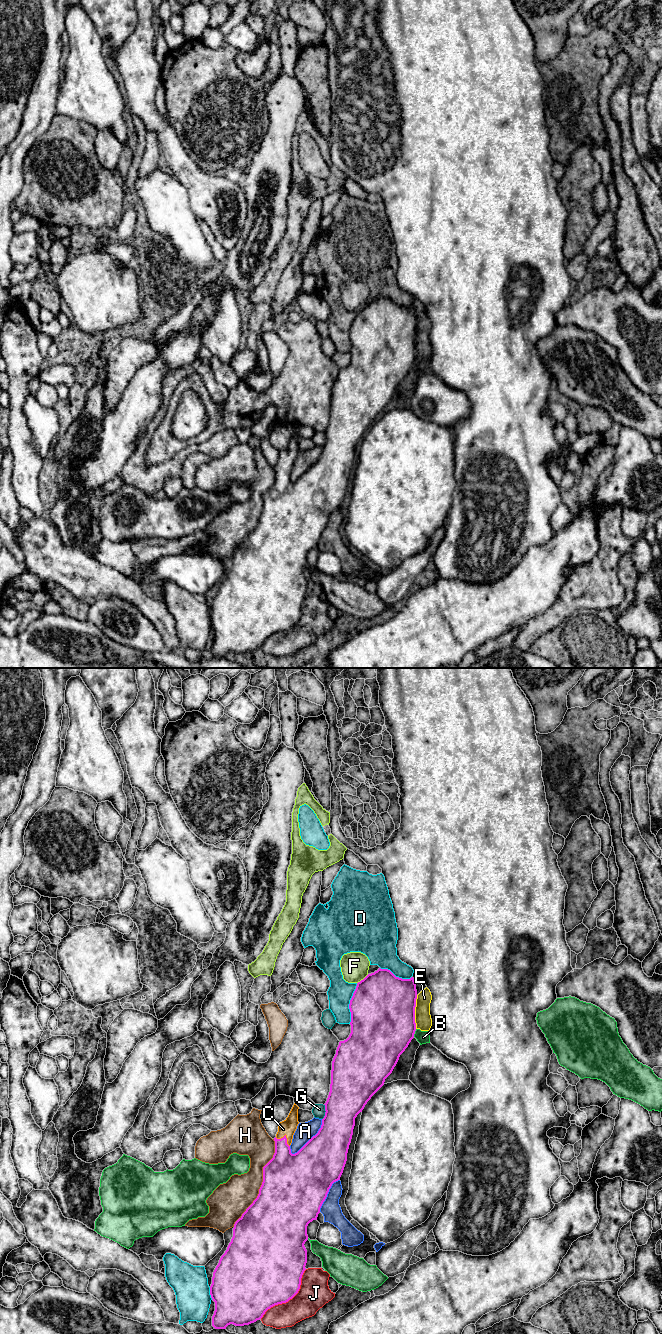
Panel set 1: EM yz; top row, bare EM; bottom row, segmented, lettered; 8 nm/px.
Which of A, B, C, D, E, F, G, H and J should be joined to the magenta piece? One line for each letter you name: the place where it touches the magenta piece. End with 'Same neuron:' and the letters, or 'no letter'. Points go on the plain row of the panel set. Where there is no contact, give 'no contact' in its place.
C: yz (285, 465)
Same neuron: C

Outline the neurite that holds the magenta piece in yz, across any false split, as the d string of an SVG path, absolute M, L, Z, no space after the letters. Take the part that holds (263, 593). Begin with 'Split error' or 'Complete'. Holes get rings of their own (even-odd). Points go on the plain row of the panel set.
Split error. M379 296L357 311L349 332L351 361L346 368L339 370L332 389L330 420L324 432L326 440L321 456L297 481L292 482L290 473L299 452L299 435L294 431L288 445L279 451L274 466L275 481L263 495L263 510L259 522L235 550L231 570L213 600L210 623L215 630L212 644L212 654L215 657L226 657L230 652L244 654L254 651L260 648L268 637L288 630L298 621L307 591L307 578L304 574L308 568L307 554L317 548L329 517L334 510L340 508L347 489L355 446L384 413L400 383L414 366L416 327L414 306L396 305L388 297Z

